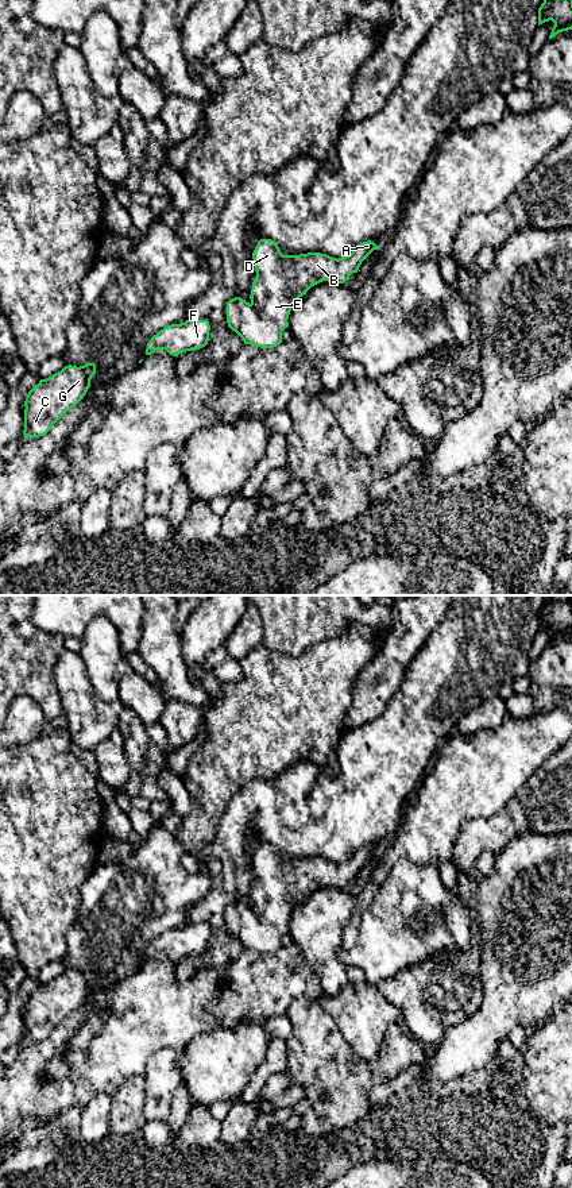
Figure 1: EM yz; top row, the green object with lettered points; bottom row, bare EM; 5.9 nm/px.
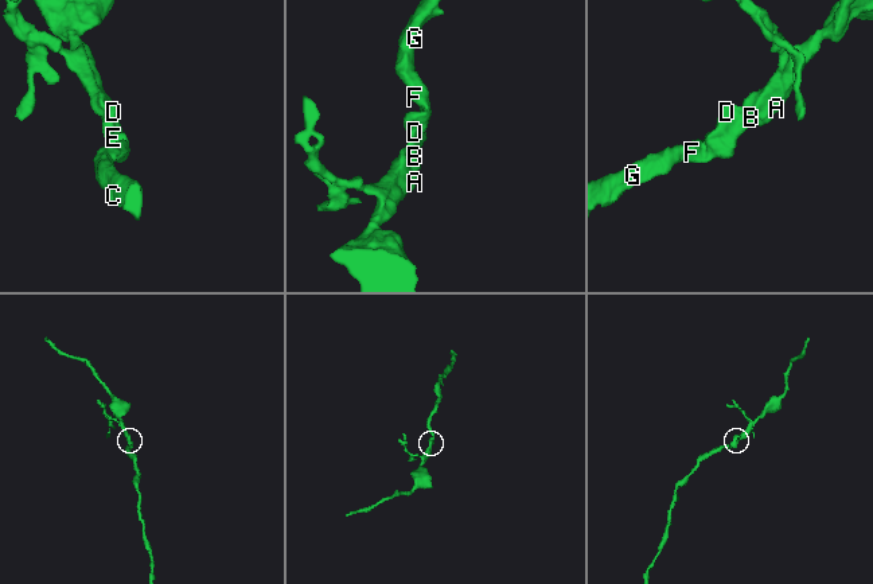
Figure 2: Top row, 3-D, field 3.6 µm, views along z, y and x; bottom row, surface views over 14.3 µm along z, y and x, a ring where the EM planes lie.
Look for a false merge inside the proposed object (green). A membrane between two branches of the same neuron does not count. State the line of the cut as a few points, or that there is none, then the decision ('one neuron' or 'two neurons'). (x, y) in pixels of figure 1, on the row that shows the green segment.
no cut; one neuron

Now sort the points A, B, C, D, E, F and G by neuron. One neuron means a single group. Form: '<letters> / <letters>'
A B C D E F G

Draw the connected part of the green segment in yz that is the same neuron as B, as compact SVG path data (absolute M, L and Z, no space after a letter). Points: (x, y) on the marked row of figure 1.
M260 239L252 252L256 277L252 282L251 301L235 297L227 302L228 327L241 338L244 344L254 344L263 350L277 347L282 343L283 329L289 327L291 306L299 297L322 281L344 284L378 247L371 240L363 242L351 254L337 259L321 252L283 255L274 240Z

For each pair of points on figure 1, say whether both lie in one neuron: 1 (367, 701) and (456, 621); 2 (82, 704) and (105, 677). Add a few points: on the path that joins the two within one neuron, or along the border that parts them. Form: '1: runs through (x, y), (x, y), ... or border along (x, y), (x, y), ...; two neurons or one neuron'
1: border along (428, 636), (406, 668), (401, 683), (394, 690); two neurons
2: border along (82, 660), (92, 689), (103, 699), (116, 704); two neurons

